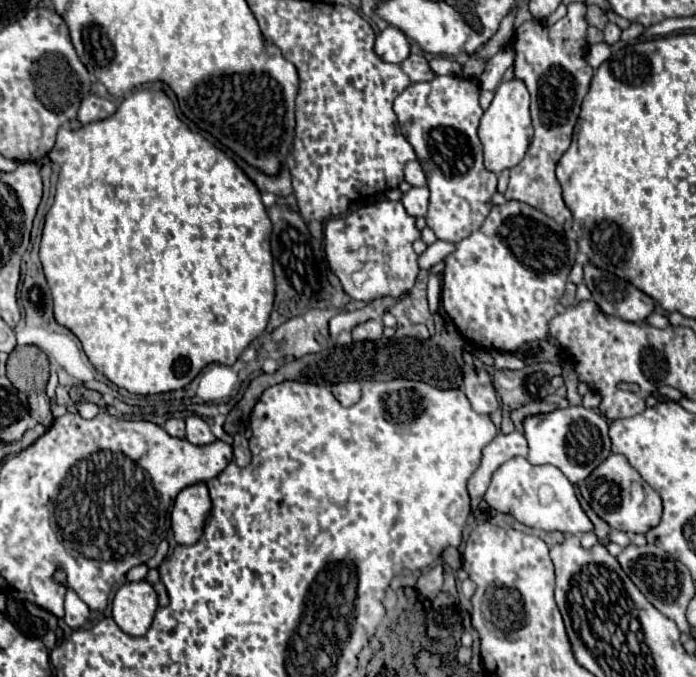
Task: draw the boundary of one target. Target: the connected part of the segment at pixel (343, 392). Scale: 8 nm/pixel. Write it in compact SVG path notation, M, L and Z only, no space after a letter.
M346 381L346 383L336 383L332 387L332 393L344 407L350 407L360 399L362 389L360 389L358 381Z

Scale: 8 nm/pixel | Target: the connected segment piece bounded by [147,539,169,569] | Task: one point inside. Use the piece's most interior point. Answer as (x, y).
(162, 551)

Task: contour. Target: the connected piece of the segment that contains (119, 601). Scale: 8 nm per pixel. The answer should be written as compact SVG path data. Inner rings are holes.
M148 581L126 583L112 601L112 617L128 635L144 635L158 609L158 593Z

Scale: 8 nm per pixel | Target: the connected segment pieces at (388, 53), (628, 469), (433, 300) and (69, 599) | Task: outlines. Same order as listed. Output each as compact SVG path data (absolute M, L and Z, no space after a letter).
M390 25L376 37L374 49L386 63L400 63L410 55L410 39Z
M612 453L602 465L598 465L588 479L584 479L578 485L582 497L588 501L592 511L604 519L612 529L624 531L624 533L646 533L652 529L652 517L650 517L650 503L648 503L648 491L650 487L644 483L640 473L624 459L620 453Z
M431 274L427 283L427 299L432 314L435 314L439 309L441 288L441 280L437 276Z
M68 589L68 593L66 593L64 609L66 609L64 621L66 621L70 627L74 627L74 629L82 627L82 625L86 623L88 615L90 615L88 605L86 605L86 603L84 603L84 601L82 601L82 599L72 591L72 589Z

